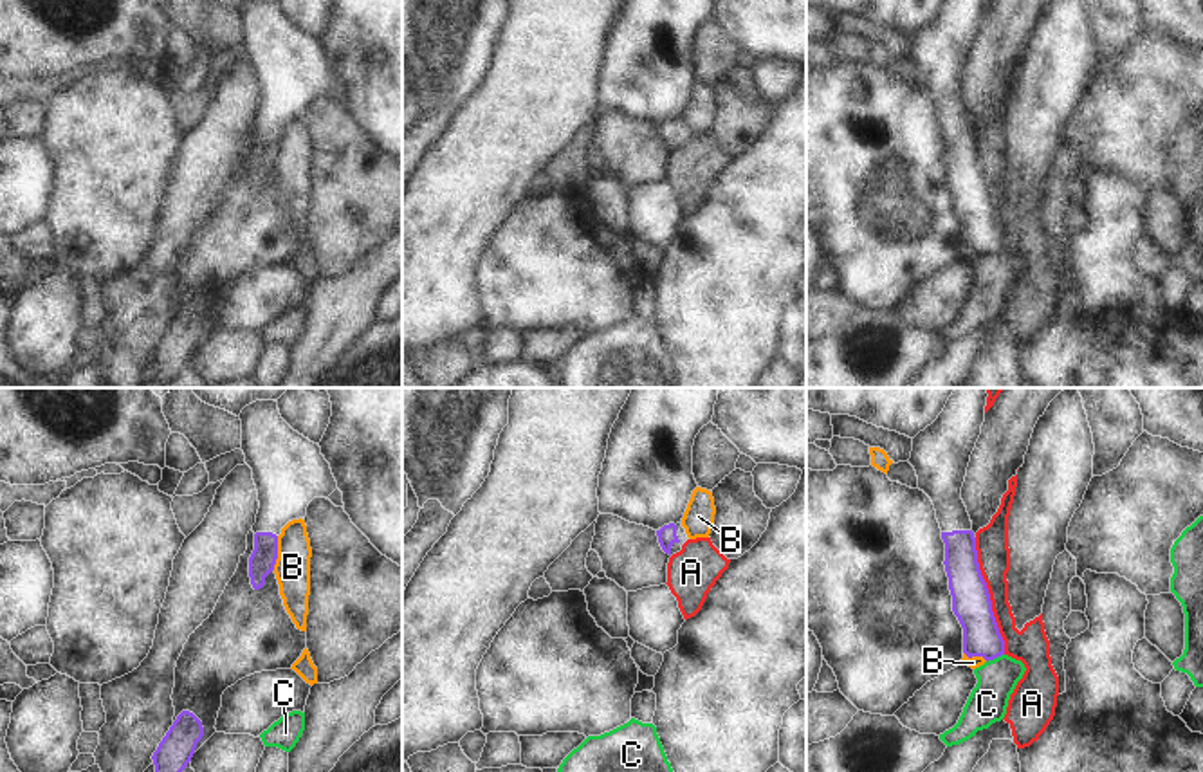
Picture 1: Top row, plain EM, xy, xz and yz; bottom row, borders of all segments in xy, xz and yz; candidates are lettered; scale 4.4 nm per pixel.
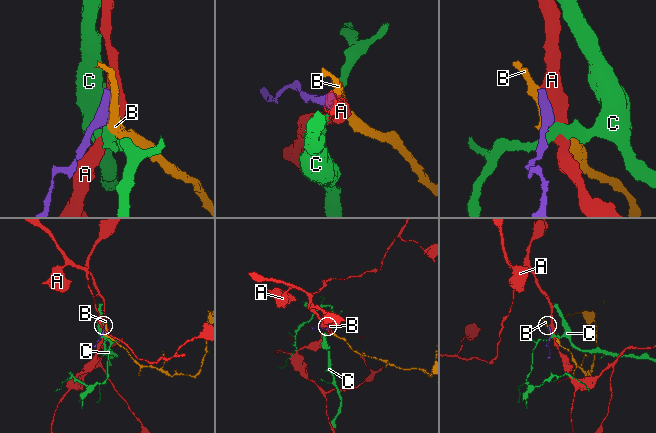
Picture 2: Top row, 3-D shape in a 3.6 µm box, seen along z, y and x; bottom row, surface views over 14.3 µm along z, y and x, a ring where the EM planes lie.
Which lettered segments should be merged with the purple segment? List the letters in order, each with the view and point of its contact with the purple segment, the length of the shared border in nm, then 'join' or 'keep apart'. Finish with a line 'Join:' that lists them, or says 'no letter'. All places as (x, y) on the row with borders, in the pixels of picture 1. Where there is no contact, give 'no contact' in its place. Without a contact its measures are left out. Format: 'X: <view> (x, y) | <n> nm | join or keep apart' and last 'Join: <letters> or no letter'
A: yz (989, 596) | 550 nm | keep apart
B: xy (276, 552) | 150 nm | keep apart
C: yz (994, 657) | 90 nm | keep apart
Join: no letter

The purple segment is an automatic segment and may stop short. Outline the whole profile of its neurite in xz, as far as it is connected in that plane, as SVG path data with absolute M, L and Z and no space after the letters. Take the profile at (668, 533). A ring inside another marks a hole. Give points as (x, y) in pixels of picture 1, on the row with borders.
M669 523L657 530L662 550L669 556L682 550L682 545L689 539L682 523Z

